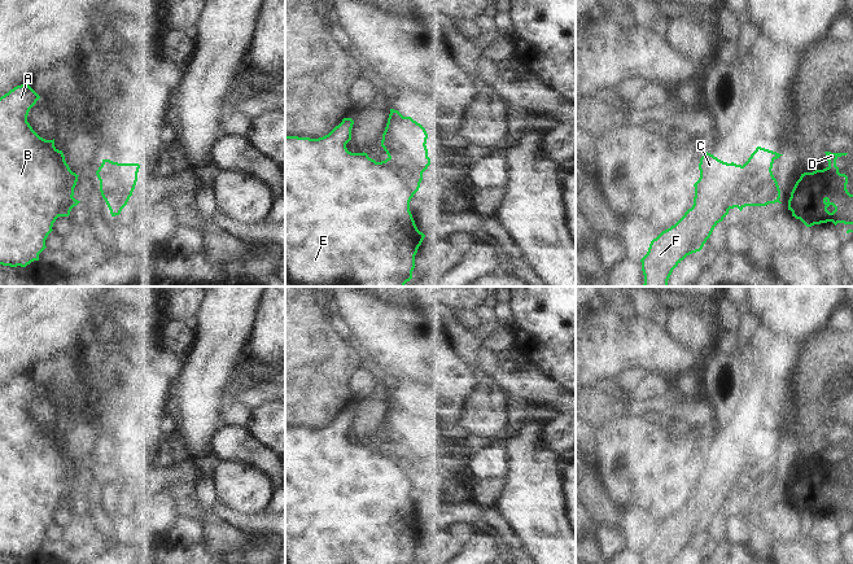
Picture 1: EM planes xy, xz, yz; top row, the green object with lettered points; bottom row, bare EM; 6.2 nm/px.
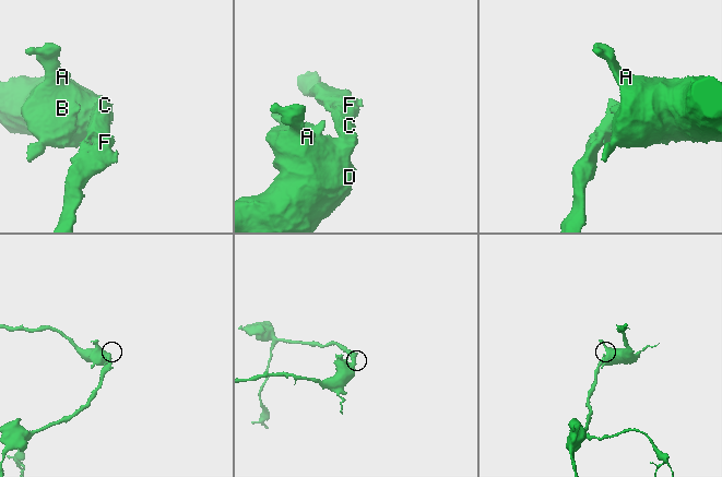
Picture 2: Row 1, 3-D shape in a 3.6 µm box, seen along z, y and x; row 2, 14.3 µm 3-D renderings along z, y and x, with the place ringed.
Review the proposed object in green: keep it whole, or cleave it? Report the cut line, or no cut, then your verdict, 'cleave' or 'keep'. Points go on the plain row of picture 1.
yz (742, 457), (735, 467), (736, 497) | cleave

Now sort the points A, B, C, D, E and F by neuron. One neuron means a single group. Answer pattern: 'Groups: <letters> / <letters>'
Groups: A B D E / C F

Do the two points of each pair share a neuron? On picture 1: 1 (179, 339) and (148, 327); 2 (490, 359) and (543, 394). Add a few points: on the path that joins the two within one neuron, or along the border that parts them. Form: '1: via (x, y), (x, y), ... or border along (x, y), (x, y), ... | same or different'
1: via (167, 349), (163, 353), (156, 350), (153, 339) | same
2: via (499, 374), (512, 384), (529, 384) | same

